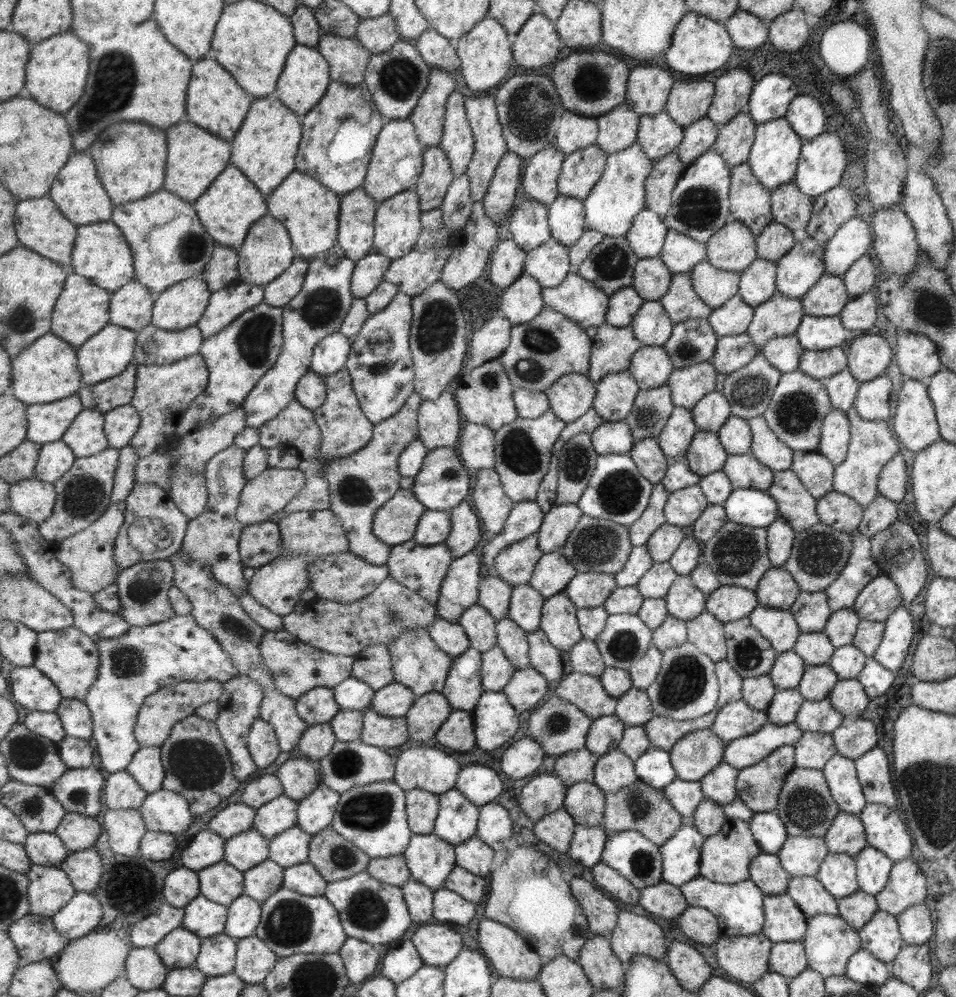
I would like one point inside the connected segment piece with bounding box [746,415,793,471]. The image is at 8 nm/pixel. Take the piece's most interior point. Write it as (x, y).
(764, 445)

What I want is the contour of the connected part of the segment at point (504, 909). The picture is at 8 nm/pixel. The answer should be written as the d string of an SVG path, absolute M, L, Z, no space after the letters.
M532 847L515 848L509 852L500 868L489 874L491 882L491 893L486 900L485 910L487 918L495 919L497 922L506 923L507 926L515 926L520 935L525 936L528 942L546 961L555 961L562 954L579 962L582 948L595 936L590 929L590 922L584 913L583 907L575 898L570 883L563 880L559 866L547 858L543 852L534 850Z

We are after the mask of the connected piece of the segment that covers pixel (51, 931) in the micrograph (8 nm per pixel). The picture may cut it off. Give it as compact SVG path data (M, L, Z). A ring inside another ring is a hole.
M29 913L9 927L8 933L18 946L22 964L53 958L62 952L69 940L59 934L53 917Z

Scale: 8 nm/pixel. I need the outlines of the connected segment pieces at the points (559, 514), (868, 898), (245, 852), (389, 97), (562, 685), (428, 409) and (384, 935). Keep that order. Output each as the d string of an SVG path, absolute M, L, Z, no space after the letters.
M556 504L548 508L540 532L536 535L543 553L561 551L583 516L578 504Z
M859 890L836 899L836 905L838 917L856 931L878 910L874 897Z
M249 829L226 839L225 861L245 872L270 858L271 839L257 829Z
M402 40L391 50L371 57L363 83L374 94L374 101L388 120L408 119L430 84L432 68L422 57L414 41Z
M572 671L560 680L554 694L575 703L594 719L616 714L618 699L607 692L600 677Z
M443 392L437 400L424 400L419 409L418 421L419 436L428 449L441 449L442 447L454 447L461 436L461 412L457 400L451 392Z
M368 871L337 882L330 882L324 894L342 917L347 936L371 944L390 944L411 928L411 913L402 887L383 883Z

